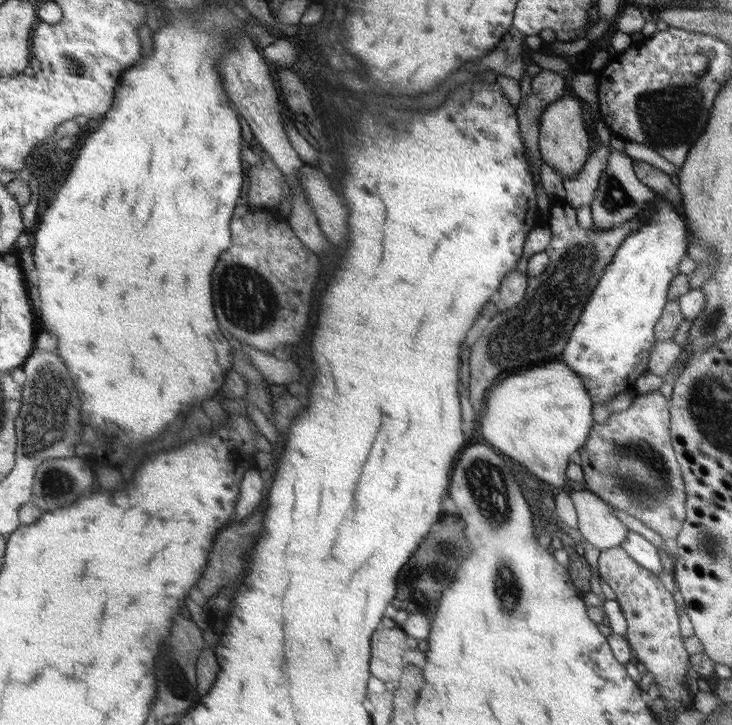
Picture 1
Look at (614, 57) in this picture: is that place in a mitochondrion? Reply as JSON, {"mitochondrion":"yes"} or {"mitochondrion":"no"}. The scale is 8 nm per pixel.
{"mitochondrion":"no"}

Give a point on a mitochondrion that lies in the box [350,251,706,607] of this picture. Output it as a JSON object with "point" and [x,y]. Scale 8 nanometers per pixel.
{"point":[487,484]}

